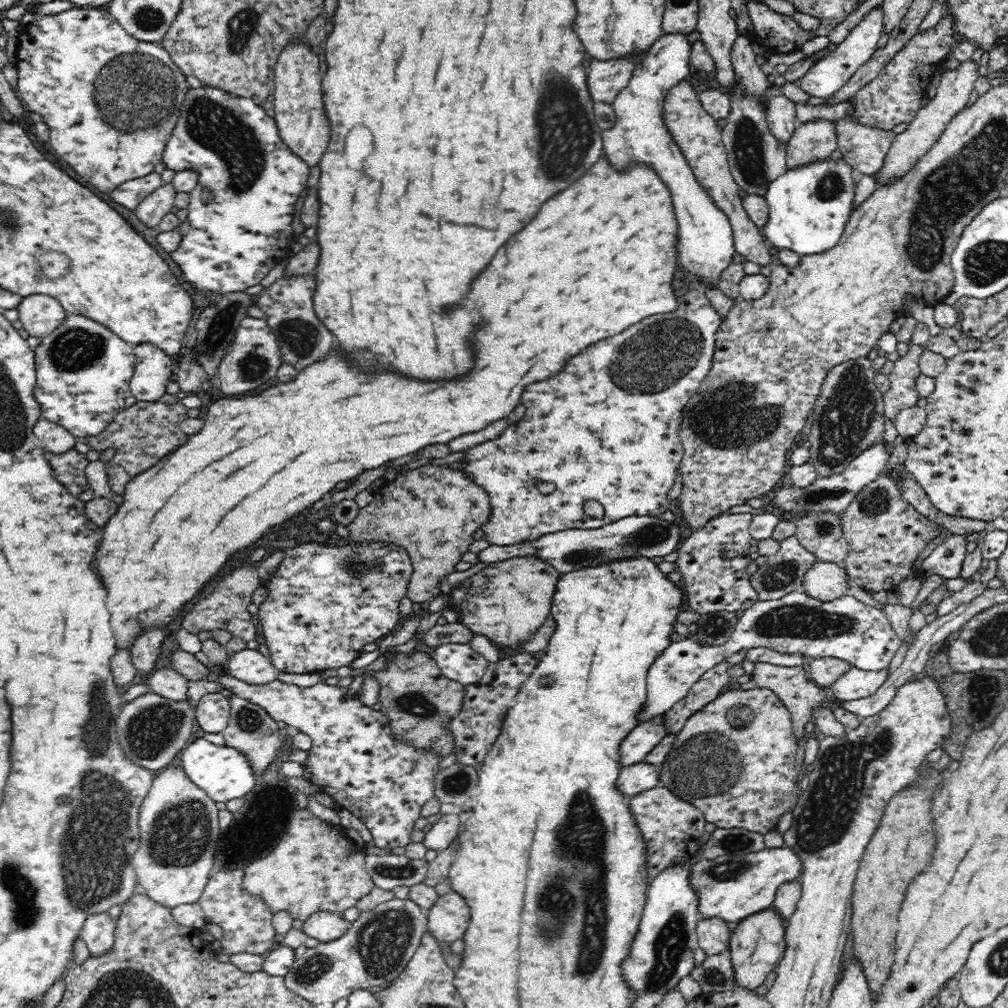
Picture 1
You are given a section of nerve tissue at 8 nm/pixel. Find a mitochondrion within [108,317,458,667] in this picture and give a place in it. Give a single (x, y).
(356, 566)

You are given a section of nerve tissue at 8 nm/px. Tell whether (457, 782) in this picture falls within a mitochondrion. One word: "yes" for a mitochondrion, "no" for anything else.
yes

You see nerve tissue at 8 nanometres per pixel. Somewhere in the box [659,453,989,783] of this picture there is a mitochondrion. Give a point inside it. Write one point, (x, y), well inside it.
(798, 620)

